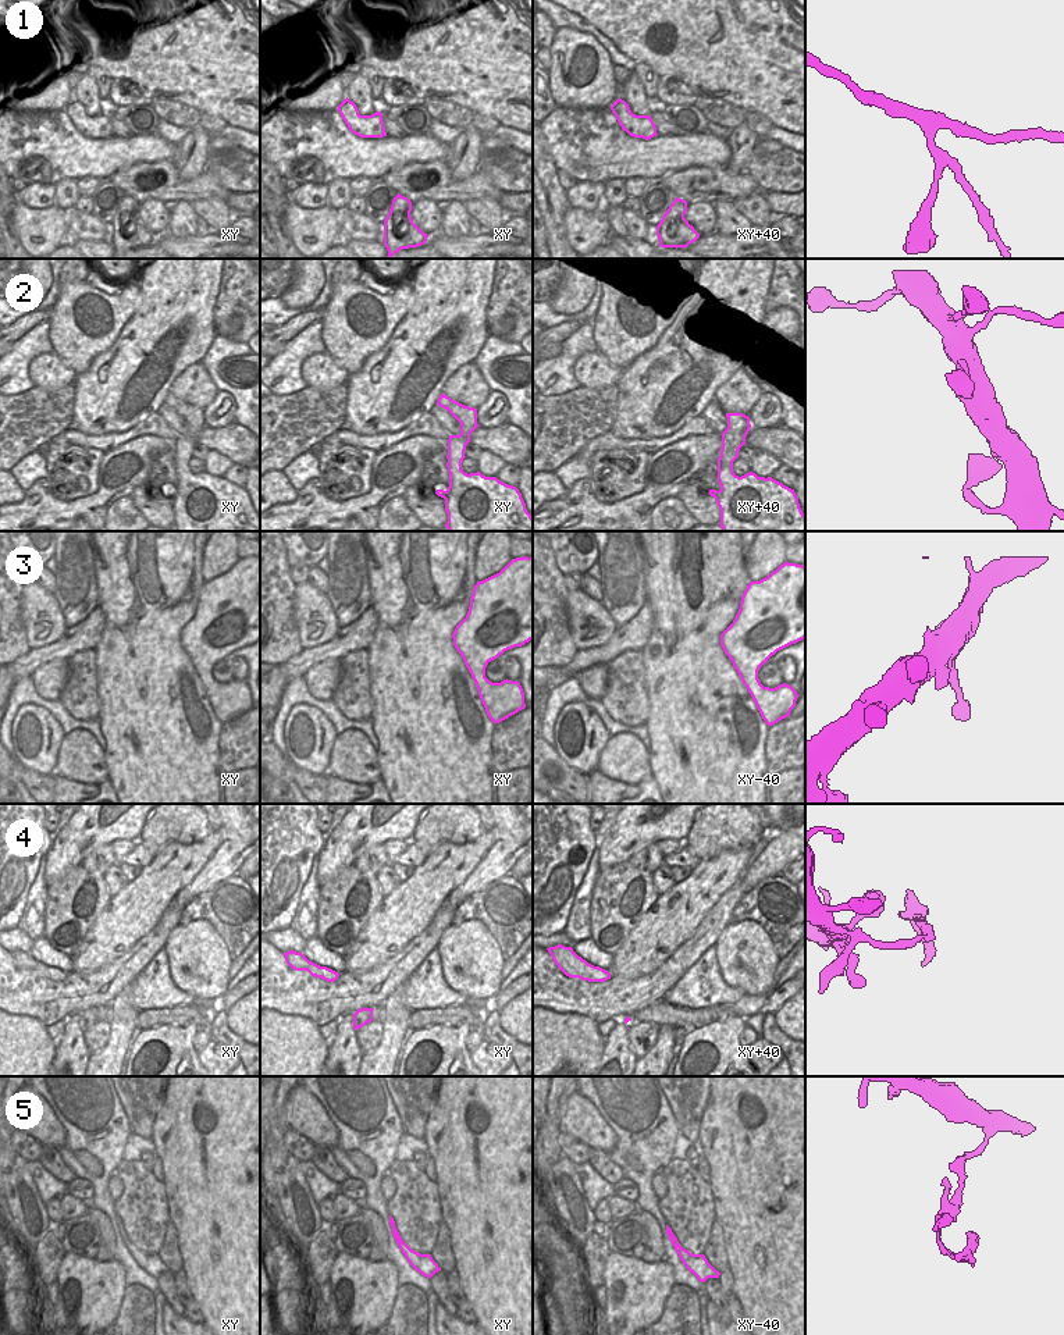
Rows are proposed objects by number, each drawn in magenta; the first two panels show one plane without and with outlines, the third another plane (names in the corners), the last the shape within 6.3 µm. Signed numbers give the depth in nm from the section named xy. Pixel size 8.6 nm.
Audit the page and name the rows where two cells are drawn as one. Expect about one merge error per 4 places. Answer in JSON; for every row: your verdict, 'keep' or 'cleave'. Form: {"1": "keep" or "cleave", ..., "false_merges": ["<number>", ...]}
{"1": "keep", "2": "keep", "3": "keep", "4": "cleave", "5": "cleave", "false_merges": ["4", "5"]}

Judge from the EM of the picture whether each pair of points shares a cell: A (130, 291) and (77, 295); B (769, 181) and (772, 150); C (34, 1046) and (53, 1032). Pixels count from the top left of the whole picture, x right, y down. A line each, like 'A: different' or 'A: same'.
A: same
B: same
C: different

